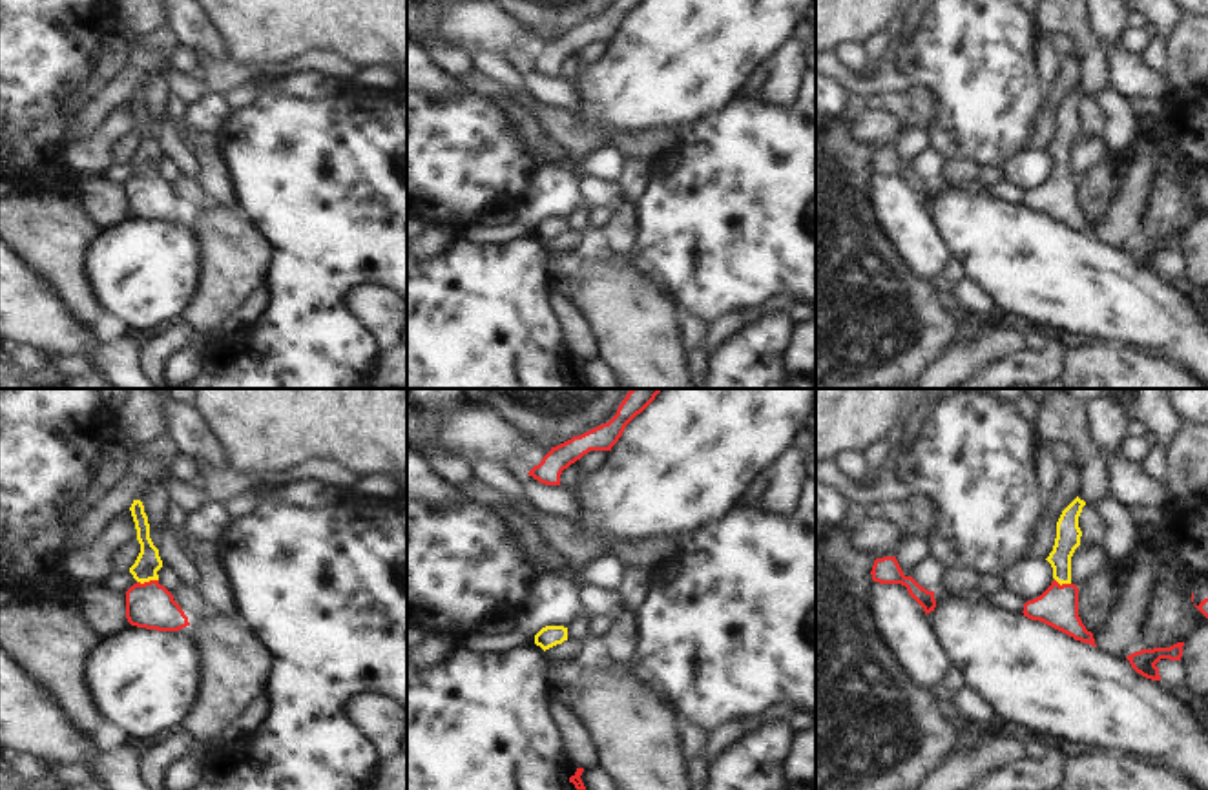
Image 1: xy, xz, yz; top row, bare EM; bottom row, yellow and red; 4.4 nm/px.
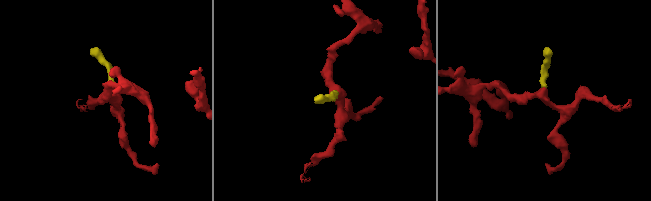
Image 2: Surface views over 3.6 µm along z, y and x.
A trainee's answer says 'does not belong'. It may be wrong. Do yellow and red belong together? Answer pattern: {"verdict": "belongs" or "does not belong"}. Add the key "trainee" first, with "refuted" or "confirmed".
{"trainee": "refuted", "verdict": "belongs"}

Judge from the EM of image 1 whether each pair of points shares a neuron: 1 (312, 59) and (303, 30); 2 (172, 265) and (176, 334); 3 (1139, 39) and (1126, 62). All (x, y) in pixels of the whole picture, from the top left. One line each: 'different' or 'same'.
1: different
2: different
3: different

